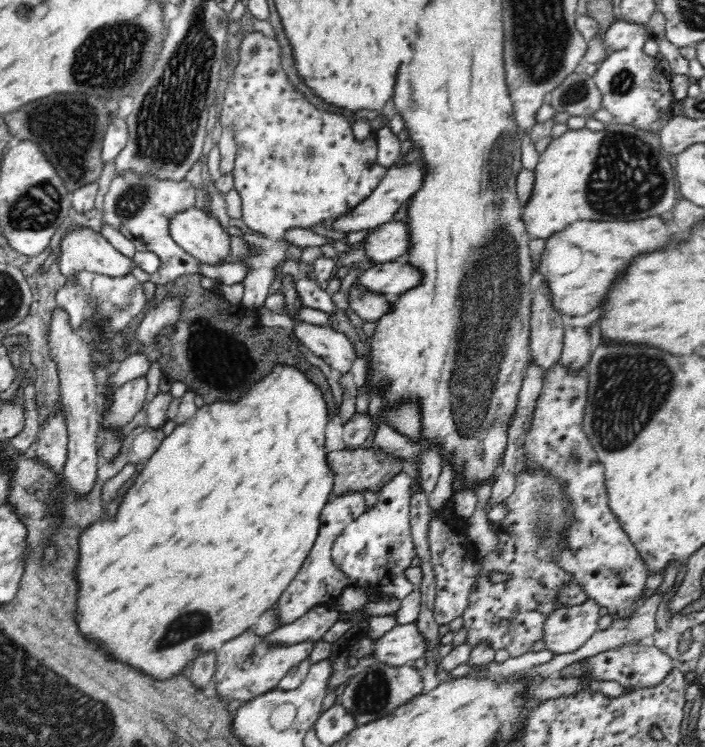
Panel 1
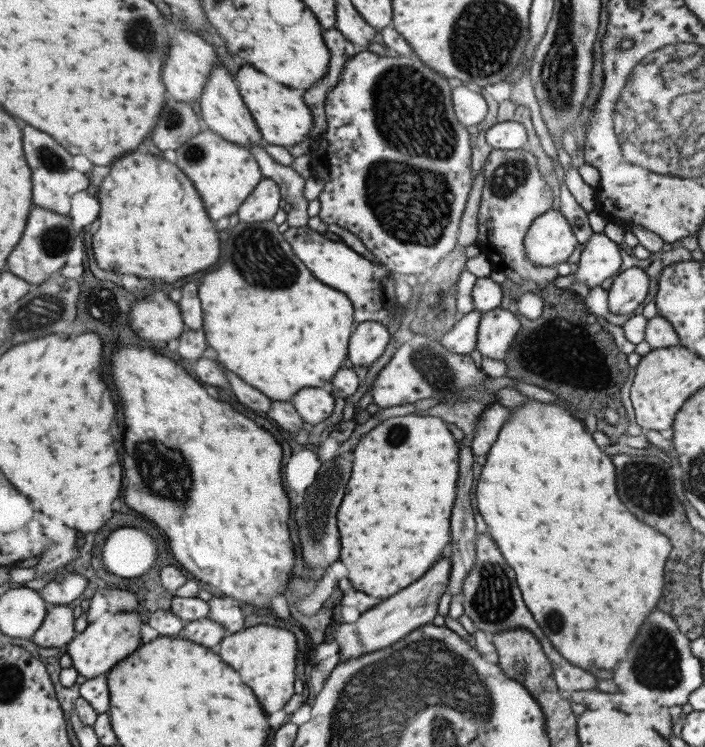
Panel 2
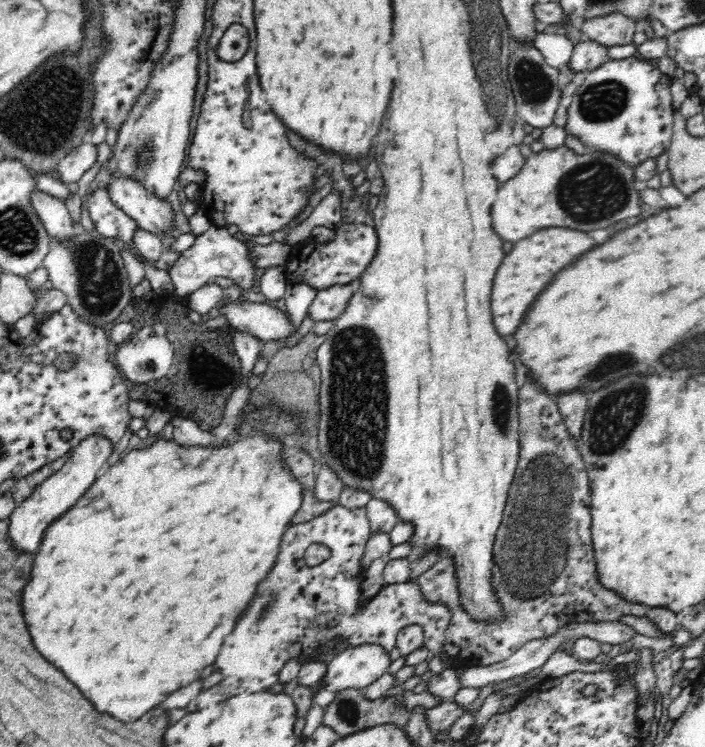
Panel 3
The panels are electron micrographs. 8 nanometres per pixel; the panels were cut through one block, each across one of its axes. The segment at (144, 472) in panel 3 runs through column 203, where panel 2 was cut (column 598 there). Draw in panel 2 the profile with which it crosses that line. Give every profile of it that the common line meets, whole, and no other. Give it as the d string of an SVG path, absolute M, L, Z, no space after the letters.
M527 398L521 407L511 409L511 416L499 428L495 442L491 444L485 456L486 459L479 474L481 480L477 480L477 486L475 486L475 504L489 530L487 533L495 541L506 564L513 570L522 602L529 613L533 614L533 620L541 628L541 633L547 636L547 641L557 649L558 654L568 664L591 674L603 669L611 673L627 656L627 650L633 638L637 636L639 626L645 622L647 614L655 610L657 602L660 602L663 593L663 566L671 552L669 539L664 534L655 532L653 528L645 526L643 522L633 518L633 514L627 512L627 508L619 502L615 494L615 472L613 472L613 464L609 462L610 457L595 445L591 433L585 429L583 423L561 406Z

